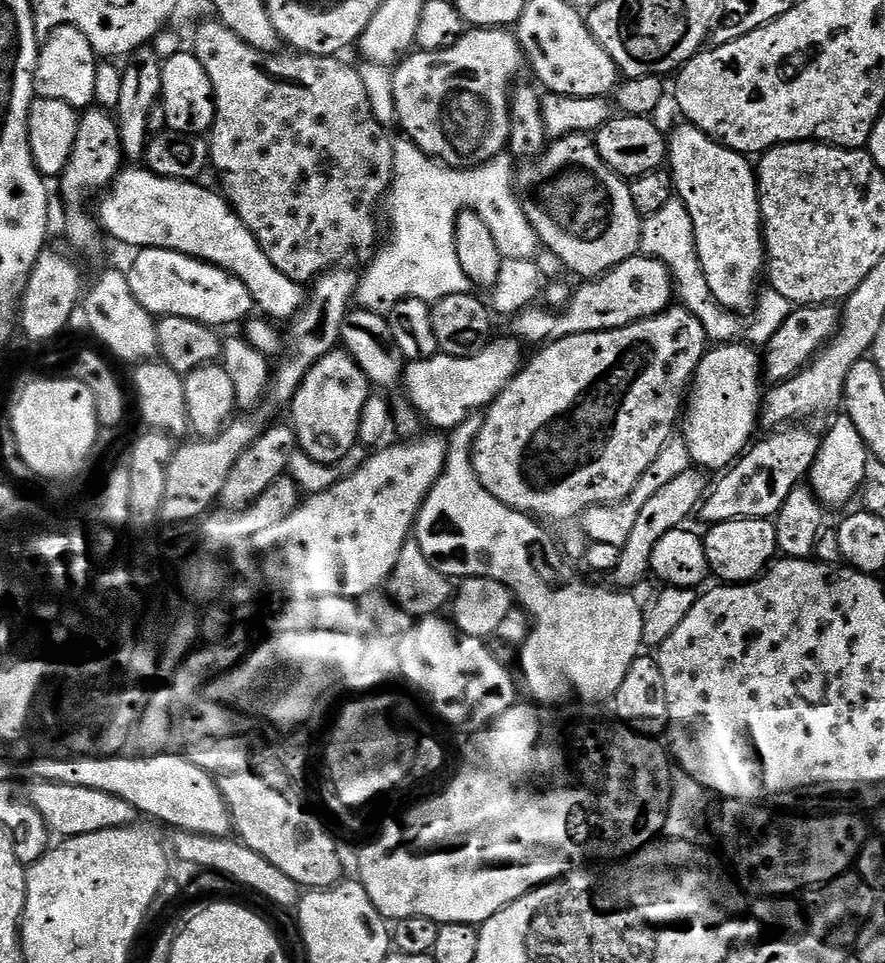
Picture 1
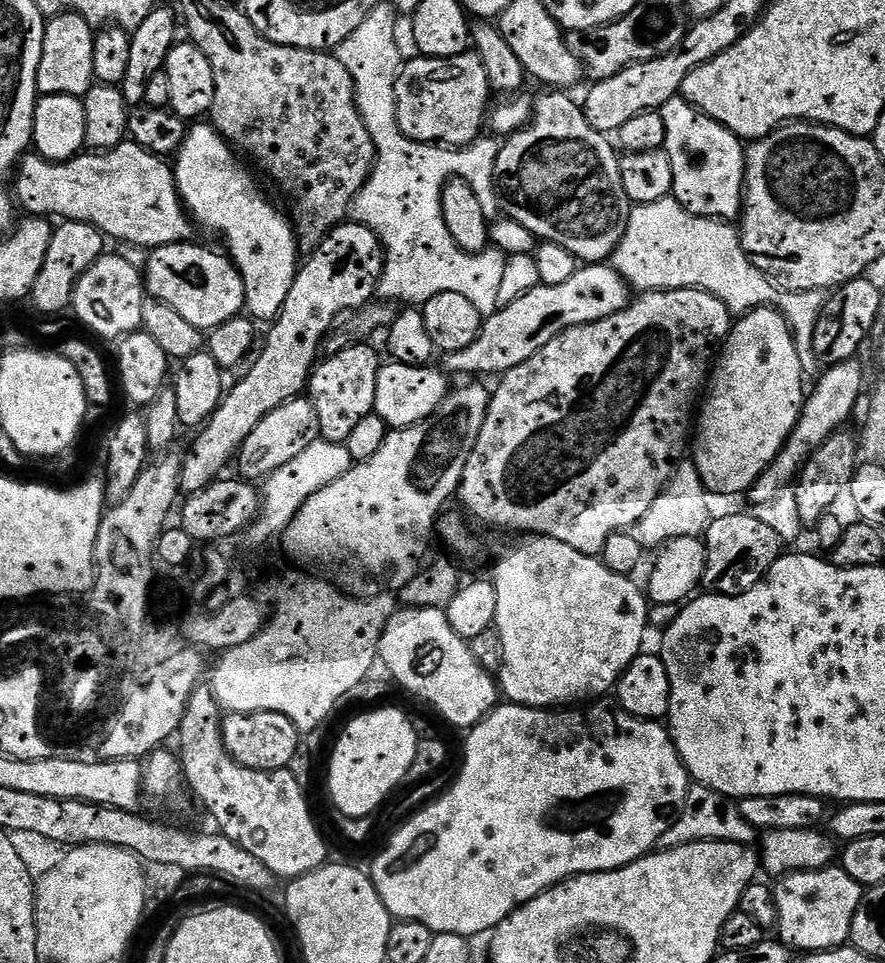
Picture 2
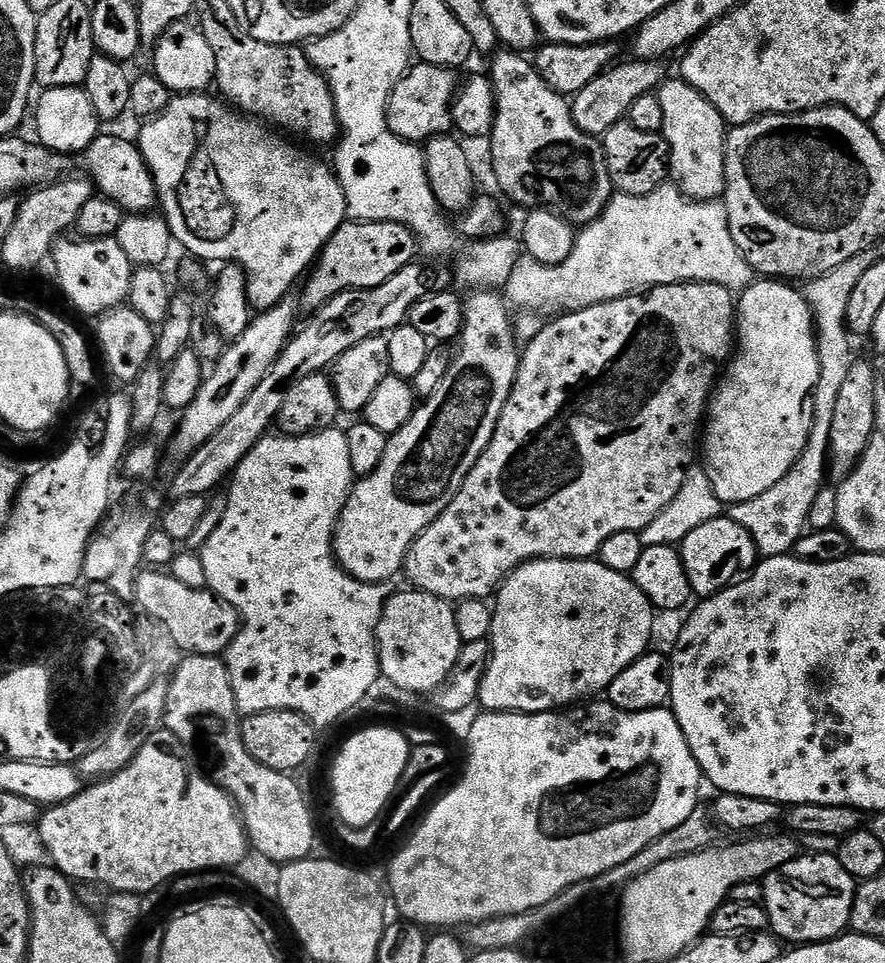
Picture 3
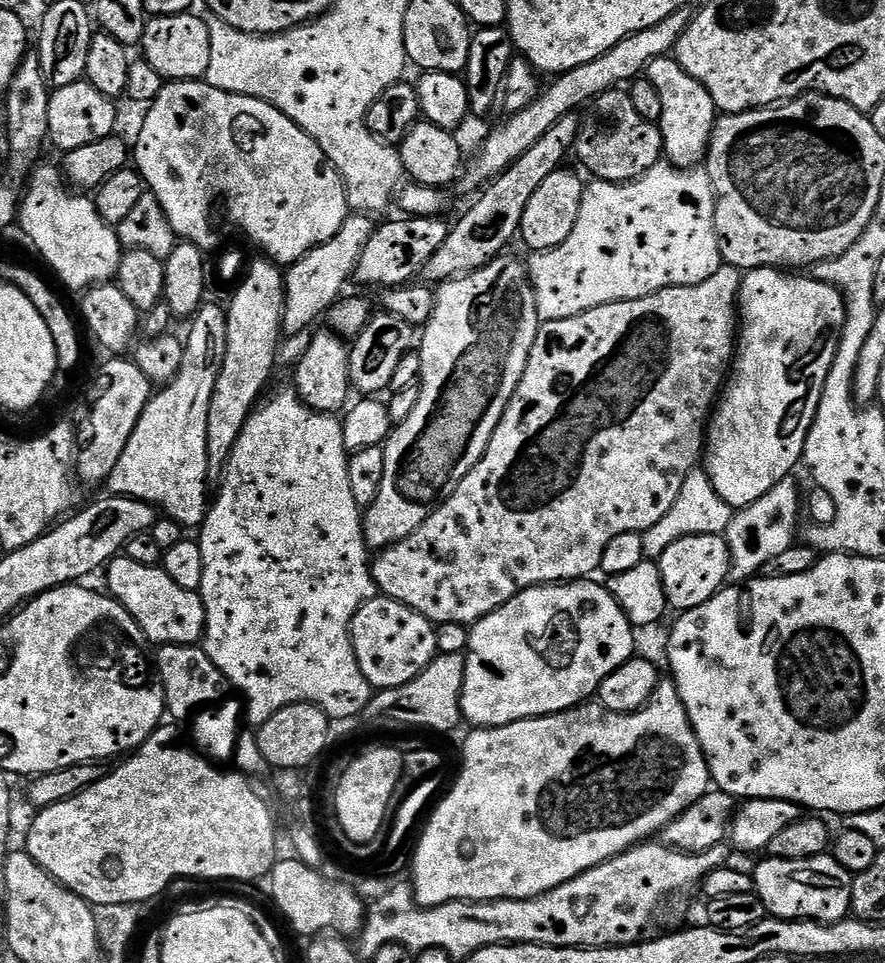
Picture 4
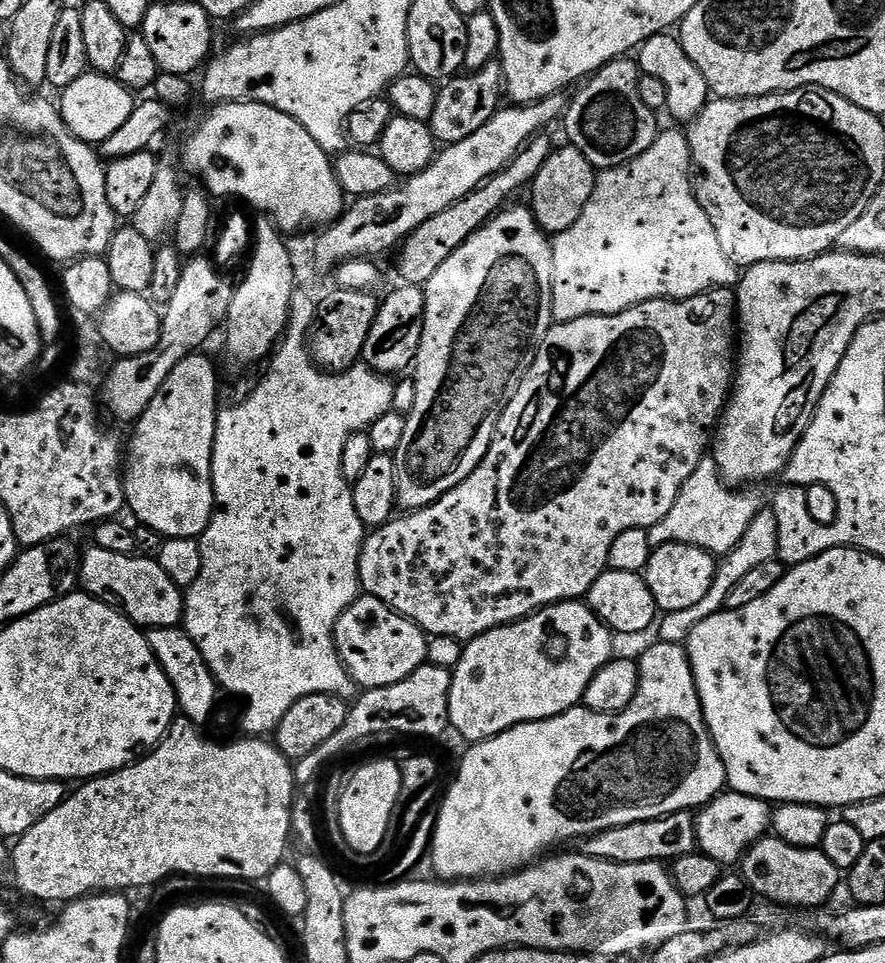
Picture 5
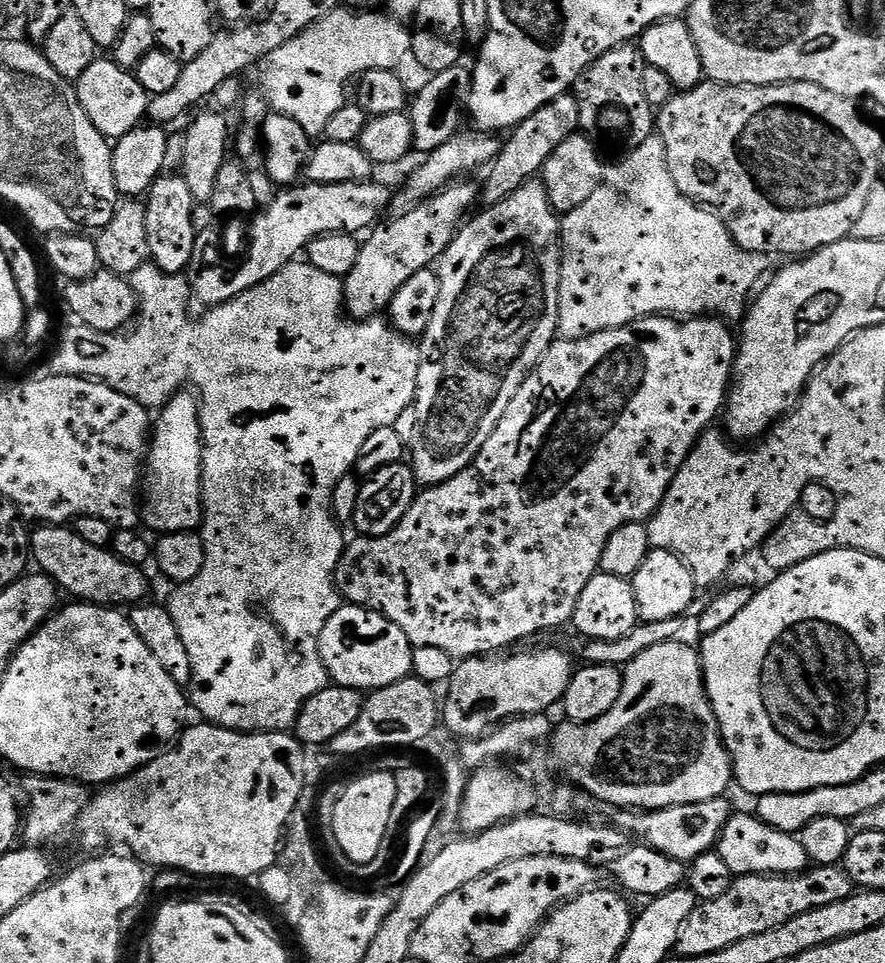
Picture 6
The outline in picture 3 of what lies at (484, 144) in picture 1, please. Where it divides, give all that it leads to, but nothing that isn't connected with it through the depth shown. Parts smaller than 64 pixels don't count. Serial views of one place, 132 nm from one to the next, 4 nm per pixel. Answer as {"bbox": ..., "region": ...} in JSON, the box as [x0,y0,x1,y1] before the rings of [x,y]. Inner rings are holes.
{"bbox":[388,62,458,142],"region":[[[423,62],[409,67],[404,79],[396,83],[396,89],[388,100],[388,125],[392,133],[409,142],[427,142],[451,133],[454,128],[454,97],[458,92],[456,76],[457,73],[451,68],[439,68]]]}

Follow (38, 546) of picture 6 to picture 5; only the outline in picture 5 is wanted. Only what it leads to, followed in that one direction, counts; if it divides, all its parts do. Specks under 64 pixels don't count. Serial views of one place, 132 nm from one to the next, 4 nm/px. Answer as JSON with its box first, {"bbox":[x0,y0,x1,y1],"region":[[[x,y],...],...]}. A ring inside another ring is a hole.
{"bbox":[79,546,185,630],"region":[[[95,546],[89,548],[80,561],[79,578],[83,591],[88,595],[117,608],[141,630],[174,628],[183,621],[185,593],[170,578],[170,574],[162,570],[159,559],[144,554],[114,554]]]}

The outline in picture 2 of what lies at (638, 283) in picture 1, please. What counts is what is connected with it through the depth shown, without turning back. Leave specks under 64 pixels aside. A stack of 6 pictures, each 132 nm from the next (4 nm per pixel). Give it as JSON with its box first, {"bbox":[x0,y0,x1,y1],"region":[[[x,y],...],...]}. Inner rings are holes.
{"bbox":[443,262,630,378],"region":[[[604,262],[585,263],[583,266],[577,267],[576,273],[570,278],[566,278],[566,282],[558,282],[558,286],[540,284],[526,294],[522,294],[514,302],[510,302],[510,306],[497,308],[492,316],[487,317],[481,323],[480,333],[475,342],[470,346],[466,346],[466,350],[450,352],[443,357],[443,371],[448,374],[461,372],[464,378],[475,377],[472,376],[475,372],[503,374],[510,371],[514,366],[534,358],[534,354],[538,354],[538,350],[542,350],[542,346],[554,342],[554,338],[558,338],[566,330],[577,328],[590,322],[598,322],[602,318],[610,318],[628,307],[629,303],[630,289],[628,283],[616,274],[615,268]]]}

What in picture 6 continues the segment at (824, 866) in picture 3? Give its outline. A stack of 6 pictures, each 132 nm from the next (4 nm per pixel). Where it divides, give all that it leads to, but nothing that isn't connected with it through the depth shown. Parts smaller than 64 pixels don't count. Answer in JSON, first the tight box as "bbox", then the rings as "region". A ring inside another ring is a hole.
{"bbox":[718,814,810,876],"region":[[[755,814],[749,816],[733,815],[728,821],[728,827],[725,828],[723,835],[720,836],[718,851],[726,862],[730,862],[732,871],[741,875],[766,874],[767,876],[794,876],[798,872],[803,872],[809,867],[810,859],[806,846],[801,842],[799,835],[791,832],[776,830],[766,822],[760,820]]]}

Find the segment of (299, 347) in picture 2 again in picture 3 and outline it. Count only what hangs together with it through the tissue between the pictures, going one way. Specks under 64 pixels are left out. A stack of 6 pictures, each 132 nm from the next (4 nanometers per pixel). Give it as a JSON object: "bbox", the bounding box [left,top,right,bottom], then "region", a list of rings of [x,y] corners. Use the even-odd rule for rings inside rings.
{"bbox":[304,220,418,310],"region":[[[366,220],[363,222],[345,222],[335,234],[328,239],[328,244],[320,253],[304,288],[305,309],[319,310],[329,304],[334,297],[354,288],[373,288],[382,286],[398,270],[413,263],[418,256],[416,235],[398,222],[385,220]]]}

